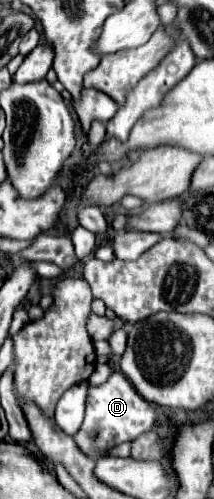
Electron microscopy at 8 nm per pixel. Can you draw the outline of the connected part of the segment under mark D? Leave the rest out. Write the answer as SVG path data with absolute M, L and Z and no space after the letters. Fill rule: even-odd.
M113 370L107 382L99 386L87 386L85 420L83 420L81 430L75 436L75 442L87 456L97 460L103 456L103 450L135 440L143 432L151 430L155 420L157 420L155 408L147 400L143 400L143 396L139 396L135 386L123 376L123 372Z

